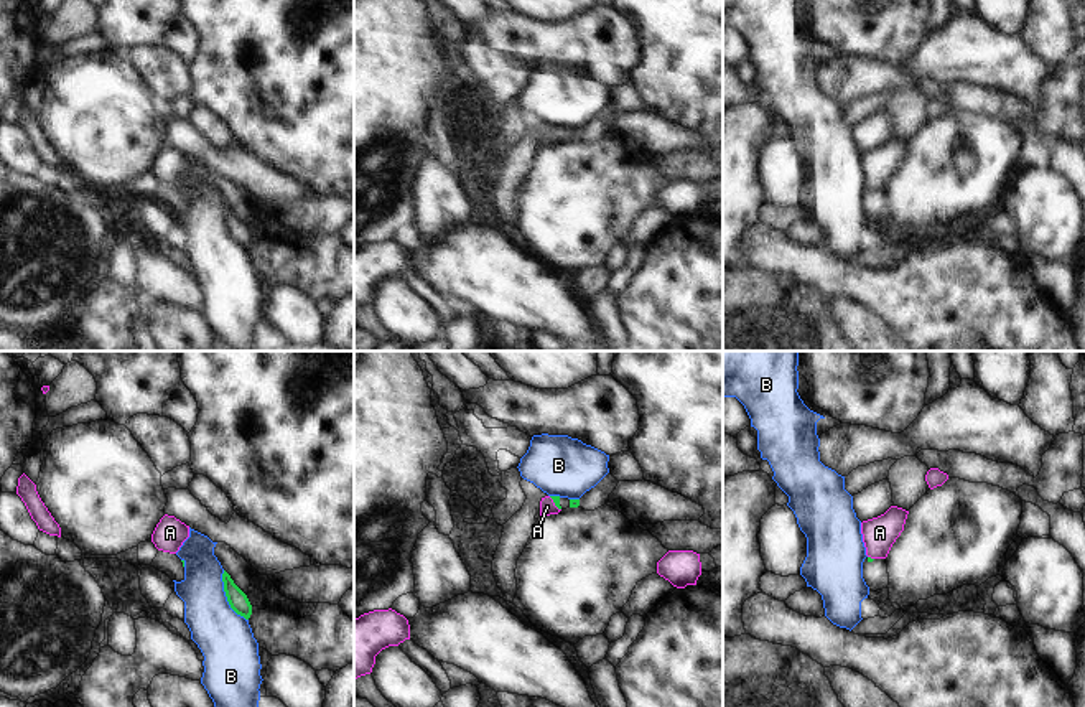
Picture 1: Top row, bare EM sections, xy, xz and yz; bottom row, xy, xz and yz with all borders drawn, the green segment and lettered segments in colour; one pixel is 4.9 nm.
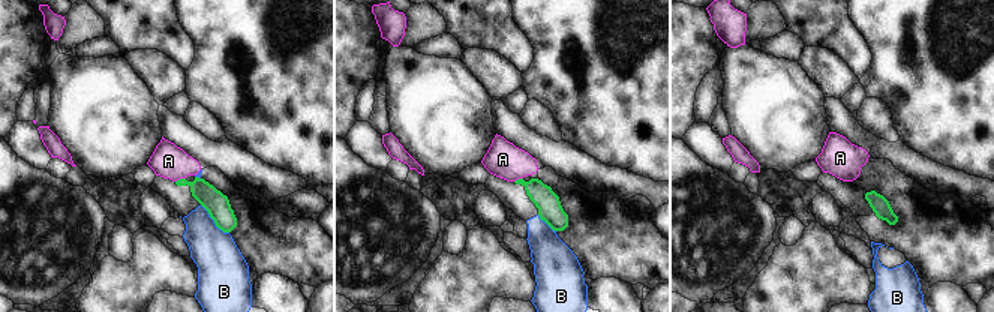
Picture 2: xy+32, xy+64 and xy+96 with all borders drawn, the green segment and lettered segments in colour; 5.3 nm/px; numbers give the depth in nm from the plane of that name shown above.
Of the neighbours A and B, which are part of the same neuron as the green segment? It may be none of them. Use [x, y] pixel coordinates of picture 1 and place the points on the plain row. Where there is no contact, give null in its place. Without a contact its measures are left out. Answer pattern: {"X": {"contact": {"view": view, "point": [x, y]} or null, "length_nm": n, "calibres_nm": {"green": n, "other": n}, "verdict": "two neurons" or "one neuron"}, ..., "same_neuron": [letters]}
{"A": {"contact": {"view": "xz", "point": [554, 132]}, "length_nm": 90, "calibres_nm": {"green": 30, "other": 80}, "verdict": "two neurons"}, "B": {"contact": {"view": "xy", "point": [226, 226]}, "length_nm": 280, "calibres_nm": {"green": 90, "other": 260}, "verdict": "two neurons"}, "same_neuron": []}

